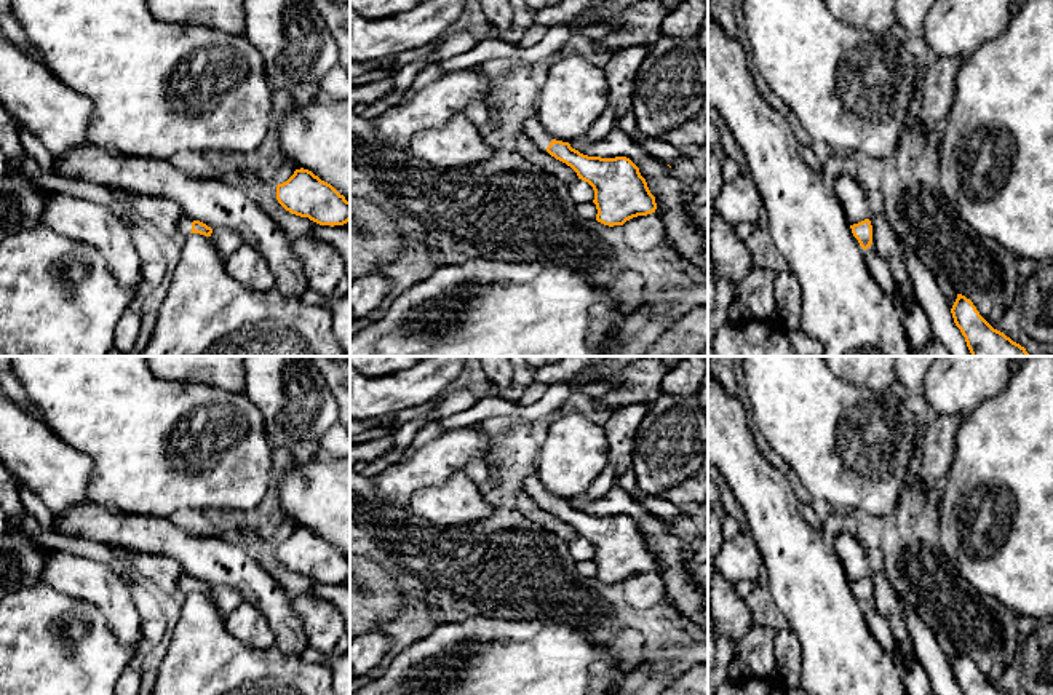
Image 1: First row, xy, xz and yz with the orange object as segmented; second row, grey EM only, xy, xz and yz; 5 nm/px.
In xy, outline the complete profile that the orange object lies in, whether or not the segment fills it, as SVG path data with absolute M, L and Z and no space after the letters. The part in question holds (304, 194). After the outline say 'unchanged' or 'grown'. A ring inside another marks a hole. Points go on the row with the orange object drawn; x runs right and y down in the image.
M304 168L296 169L286 182L276 185L276 200L291 214L308 217L320 225L334 227L350 220L350 201L347 201L331 184Z; unchanged

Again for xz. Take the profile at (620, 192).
M537 117L524 123L523 133L543 152L570 166L578 179L593 187L598 222L614 227L623 225L633 217L655 212L655 197L630 158L583 155L569 142L553 139Z; grown

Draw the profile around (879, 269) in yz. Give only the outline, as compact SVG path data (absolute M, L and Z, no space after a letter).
M864 249L868 270L885 294L895 297L898 286L892 276L890 265L872 249Z

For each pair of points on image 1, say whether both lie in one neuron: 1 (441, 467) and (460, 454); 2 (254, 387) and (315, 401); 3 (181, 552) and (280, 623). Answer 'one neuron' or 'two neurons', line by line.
1: one neuron
2: one neuron
3: one neuron

